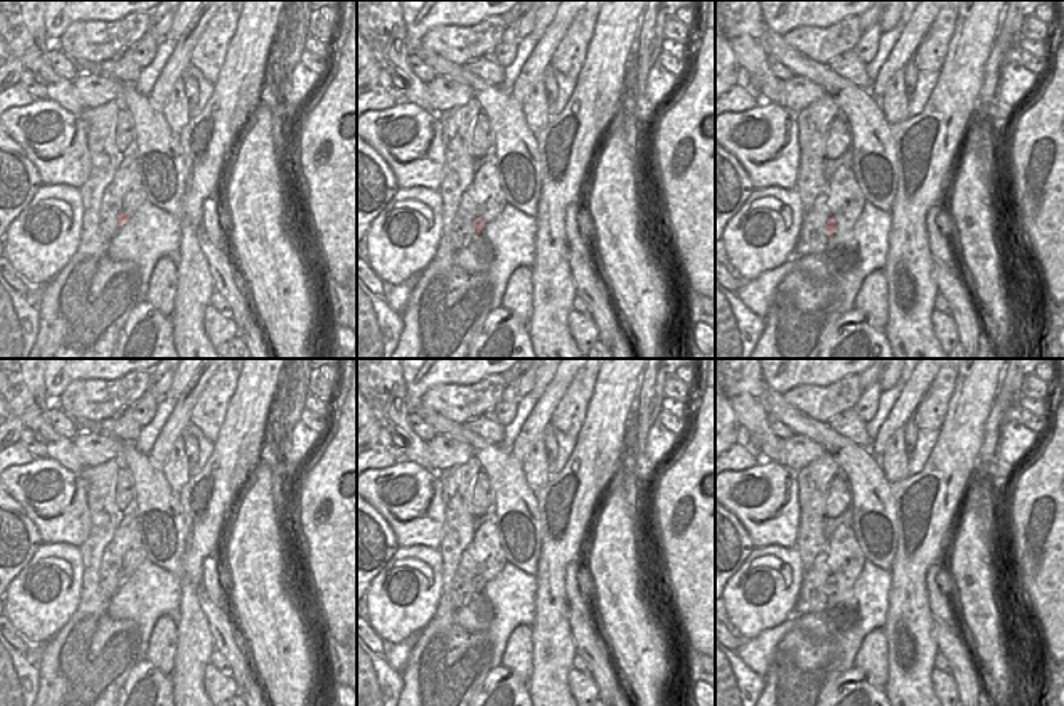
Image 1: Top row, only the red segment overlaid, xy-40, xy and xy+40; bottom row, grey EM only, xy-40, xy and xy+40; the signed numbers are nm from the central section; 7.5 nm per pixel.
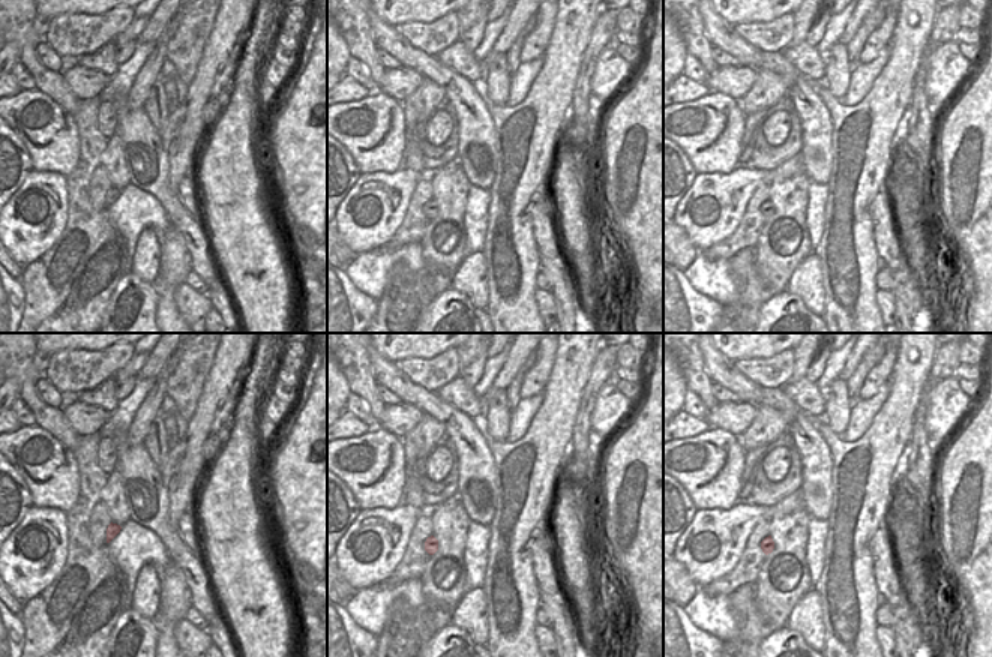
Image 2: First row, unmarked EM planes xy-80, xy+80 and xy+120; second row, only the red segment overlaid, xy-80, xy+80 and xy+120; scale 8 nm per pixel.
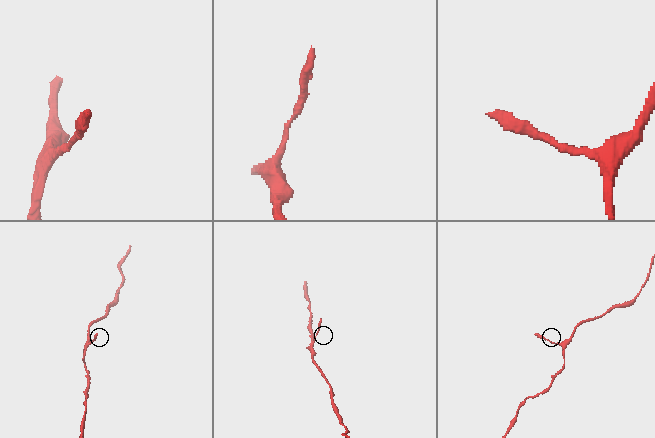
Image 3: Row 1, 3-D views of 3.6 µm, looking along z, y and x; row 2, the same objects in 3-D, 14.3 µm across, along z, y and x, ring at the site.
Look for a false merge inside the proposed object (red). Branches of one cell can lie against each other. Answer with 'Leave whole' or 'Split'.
Leave whole.

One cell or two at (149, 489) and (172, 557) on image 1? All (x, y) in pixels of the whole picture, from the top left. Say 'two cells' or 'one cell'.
one cell

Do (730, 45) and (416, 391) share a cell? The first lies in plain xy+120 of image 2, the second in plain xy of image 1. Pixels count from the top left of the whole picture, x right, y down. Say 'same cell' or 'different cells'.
different cells

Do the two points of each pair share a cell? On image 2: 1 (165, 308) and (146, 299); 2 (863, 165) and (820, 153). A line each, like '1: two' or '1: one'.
1: two
2: two

